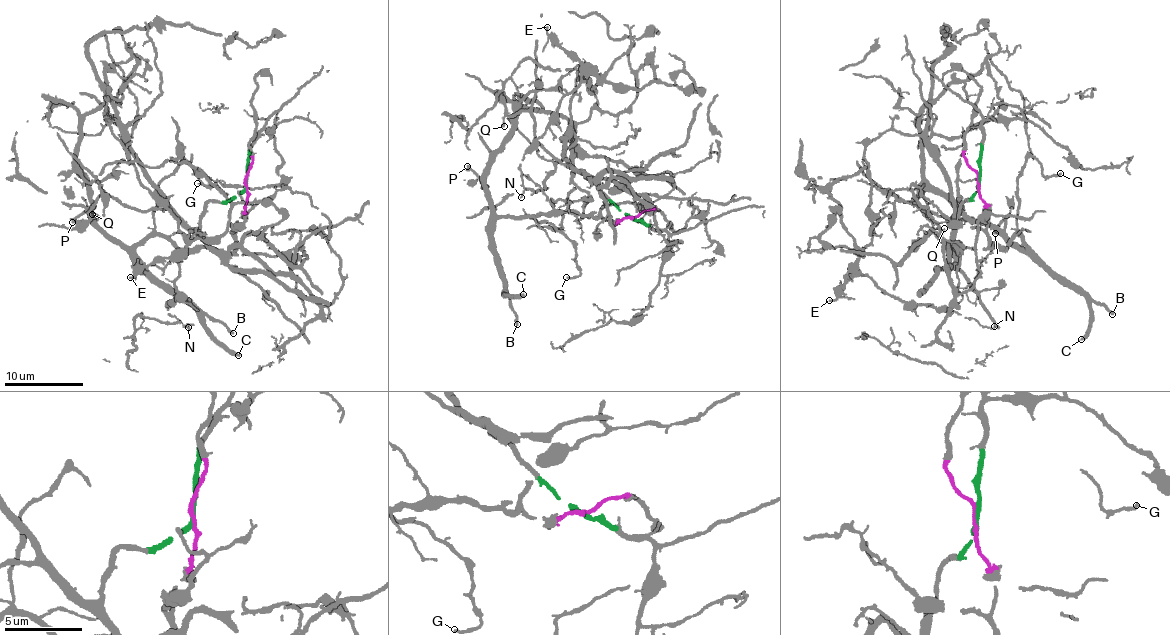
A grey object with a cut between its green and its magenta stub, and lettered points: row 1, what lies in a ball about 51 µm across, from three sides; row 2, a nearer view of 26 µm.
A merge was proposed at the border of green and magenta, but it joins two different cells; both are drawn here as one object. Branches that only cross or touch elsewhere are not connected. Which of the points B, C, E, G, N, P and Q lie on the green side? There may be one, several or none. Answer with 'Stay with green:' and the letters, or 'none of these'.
Stay with green: E, N, Q

